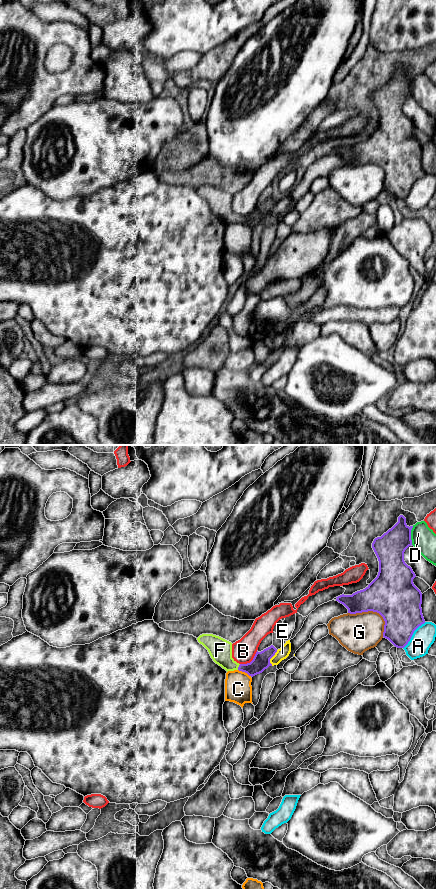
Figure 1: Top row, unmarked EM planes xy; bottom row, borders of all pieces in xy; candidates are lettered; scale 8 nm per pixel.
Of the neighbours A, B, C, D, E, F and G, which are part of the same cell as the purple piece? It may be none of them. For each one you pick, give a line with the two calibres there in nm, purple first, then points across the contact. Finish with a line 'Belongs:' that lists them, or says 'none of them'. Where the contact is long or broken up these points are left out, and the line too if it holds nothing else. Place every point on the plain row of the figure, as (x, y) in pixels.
F: 140/190 nm | across xy (261, 213), (255, 219), (238, 219), (220, 202)
Belongs: F

